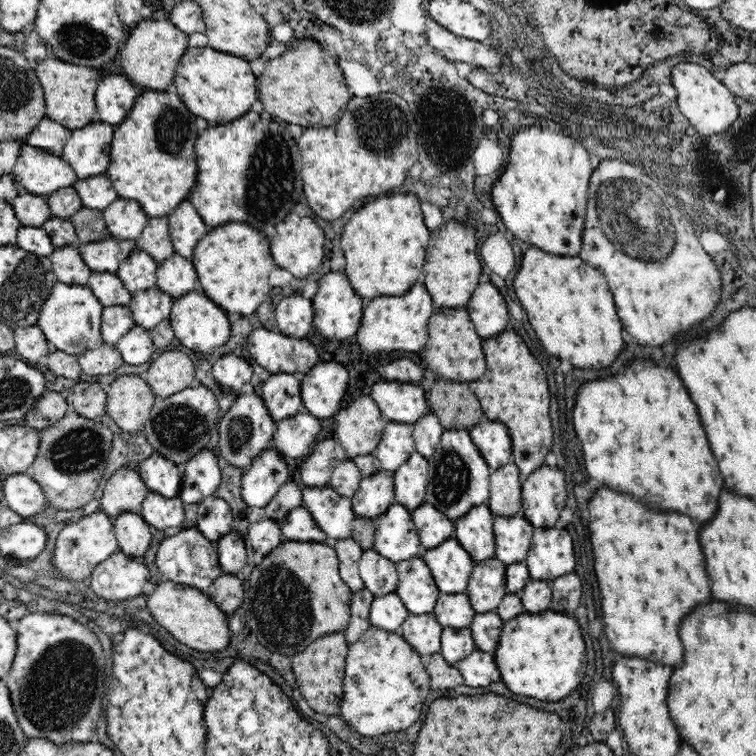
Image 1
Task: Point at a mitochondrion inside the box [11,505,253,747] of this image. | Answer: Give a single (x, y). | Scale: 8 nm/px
(60, 689)

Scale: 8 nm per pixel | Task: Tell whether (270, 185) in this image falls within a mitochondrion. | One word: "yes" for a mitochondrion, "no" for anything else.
yes

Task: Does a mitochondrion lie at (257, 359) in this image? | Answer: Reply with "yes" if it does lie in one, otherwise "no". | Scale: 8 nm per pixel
no

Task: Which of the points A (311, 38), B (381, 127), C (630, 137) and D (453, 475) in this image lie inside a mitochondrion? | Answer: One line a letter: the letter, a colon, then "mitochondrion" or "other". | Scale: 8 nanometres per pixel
A: other
B: mitochondrion
C: other
D: mitochondrion

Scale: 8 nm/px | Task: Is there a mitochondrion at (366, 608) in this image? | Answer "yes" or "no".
no

